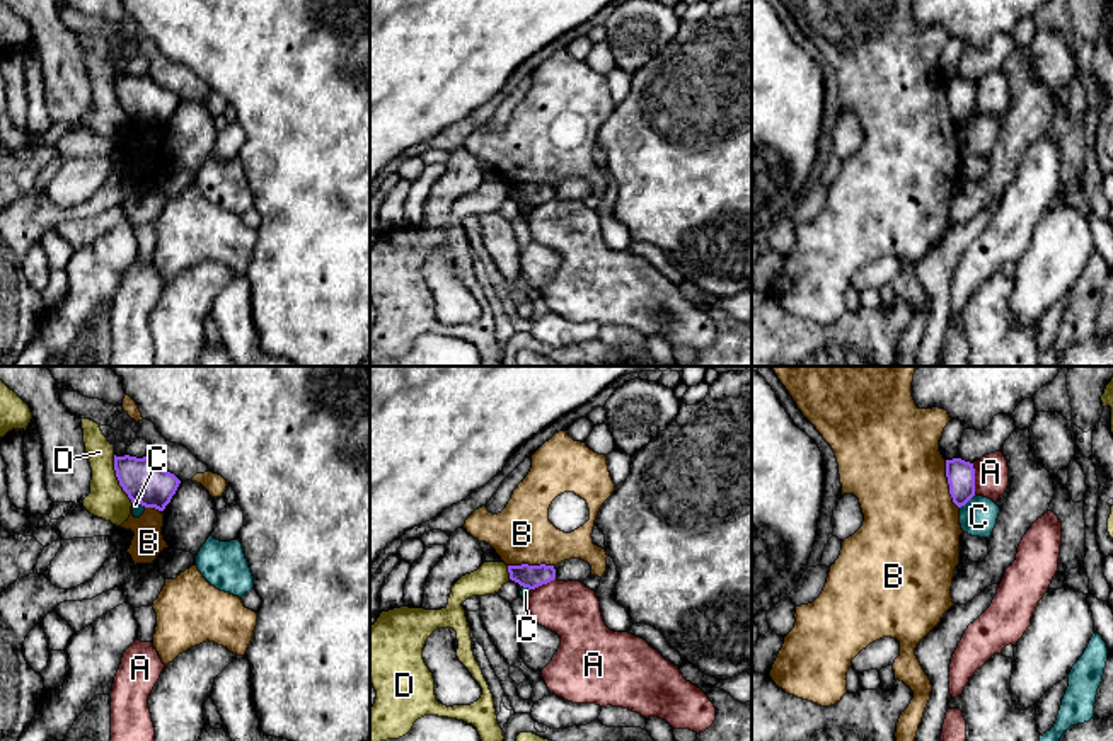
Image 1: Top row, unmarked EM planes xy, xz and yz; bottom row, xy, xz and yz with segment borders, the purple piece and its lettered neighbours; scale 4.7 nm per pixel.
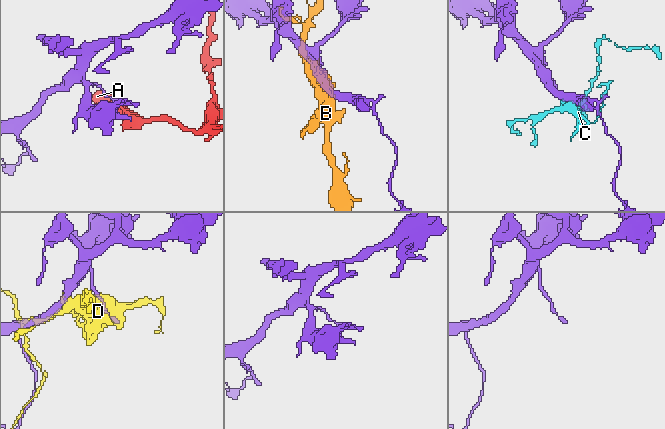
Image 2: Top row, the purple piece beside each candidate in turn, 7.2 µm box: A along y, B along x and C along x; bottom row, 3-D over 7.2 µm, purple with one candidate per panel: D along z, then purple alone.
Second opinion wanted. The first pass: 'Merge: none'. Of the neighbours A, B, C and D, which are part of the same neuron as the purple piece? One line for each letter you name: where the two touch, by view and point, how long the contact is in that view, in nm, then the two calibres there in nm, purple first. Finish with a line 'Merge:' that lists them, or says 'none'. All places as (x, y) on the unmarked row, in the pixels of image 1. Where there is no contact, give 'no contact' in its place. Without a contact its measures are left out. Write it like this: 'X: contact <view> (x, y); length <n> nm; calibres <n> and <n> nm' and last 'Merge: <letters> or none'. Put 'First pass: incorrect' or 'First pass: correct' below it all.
Merge: none
First pass: correct

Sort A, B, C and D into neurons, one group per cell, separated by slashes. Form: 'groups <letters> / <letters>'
groups A / B / C / D

